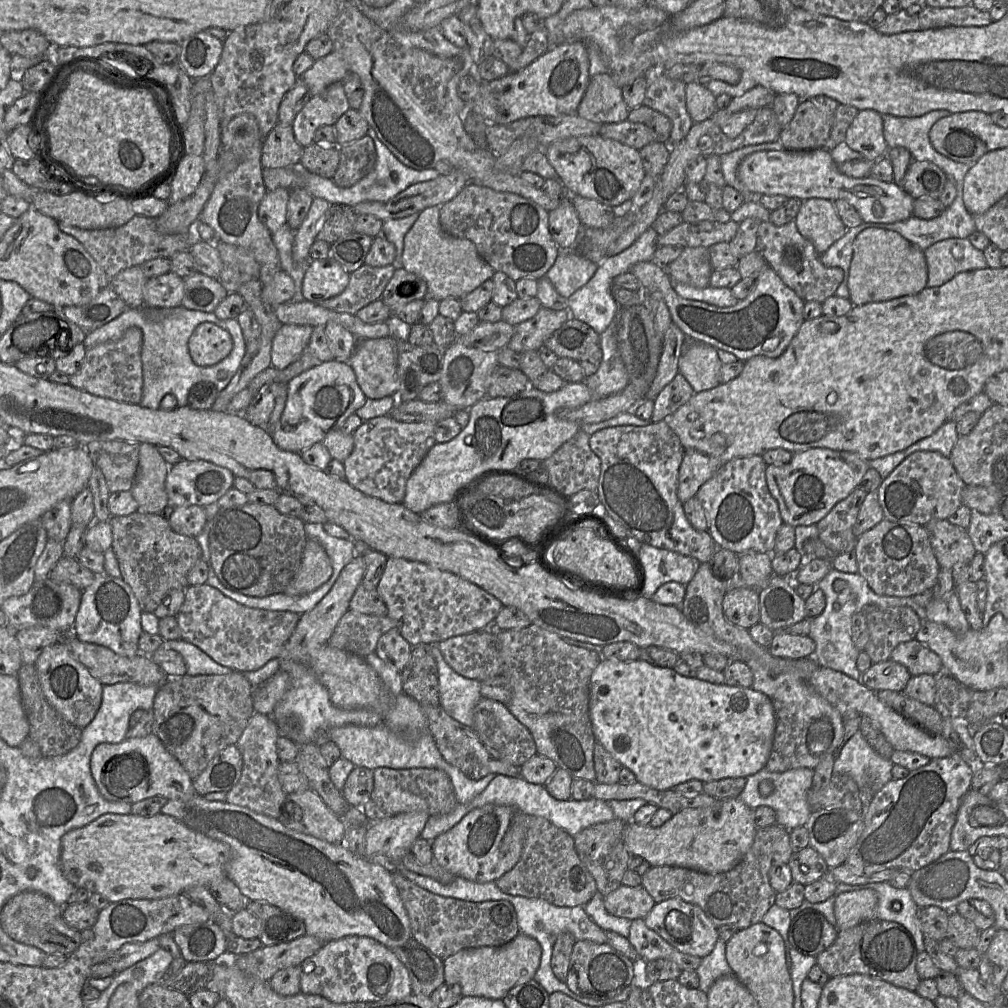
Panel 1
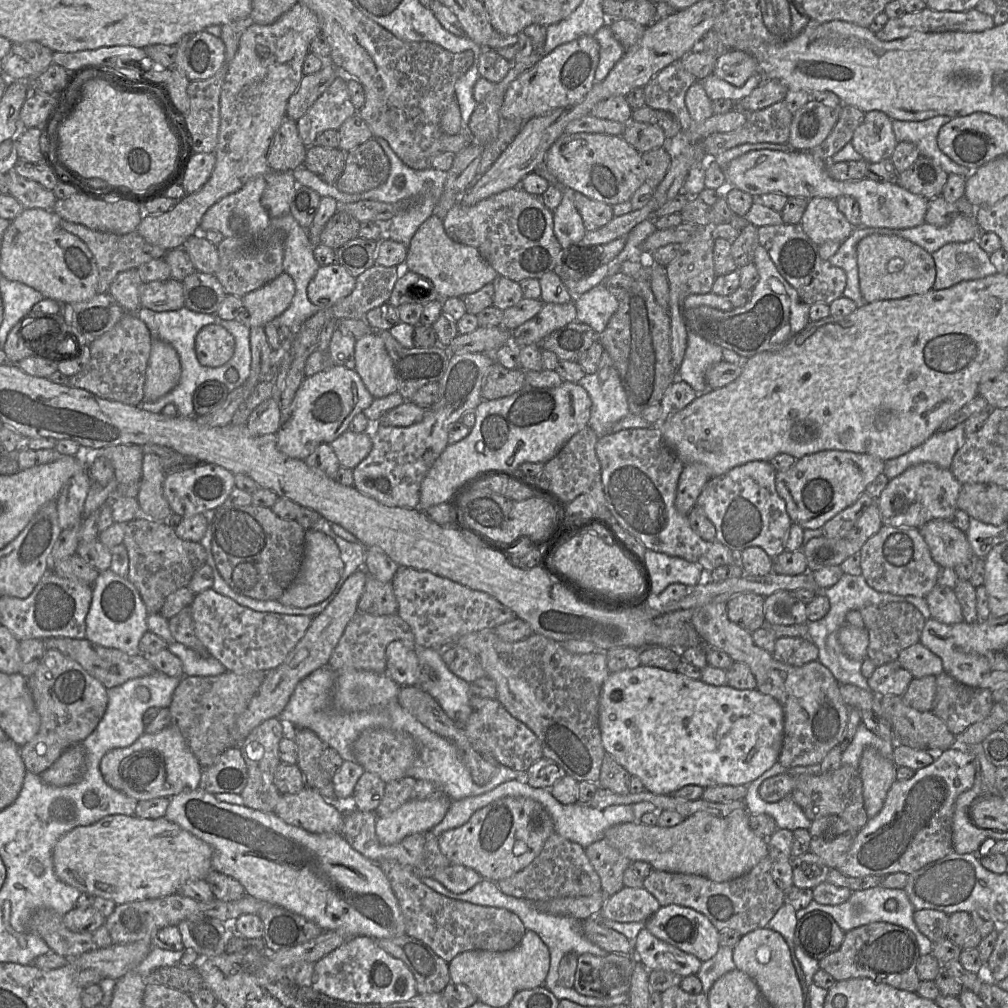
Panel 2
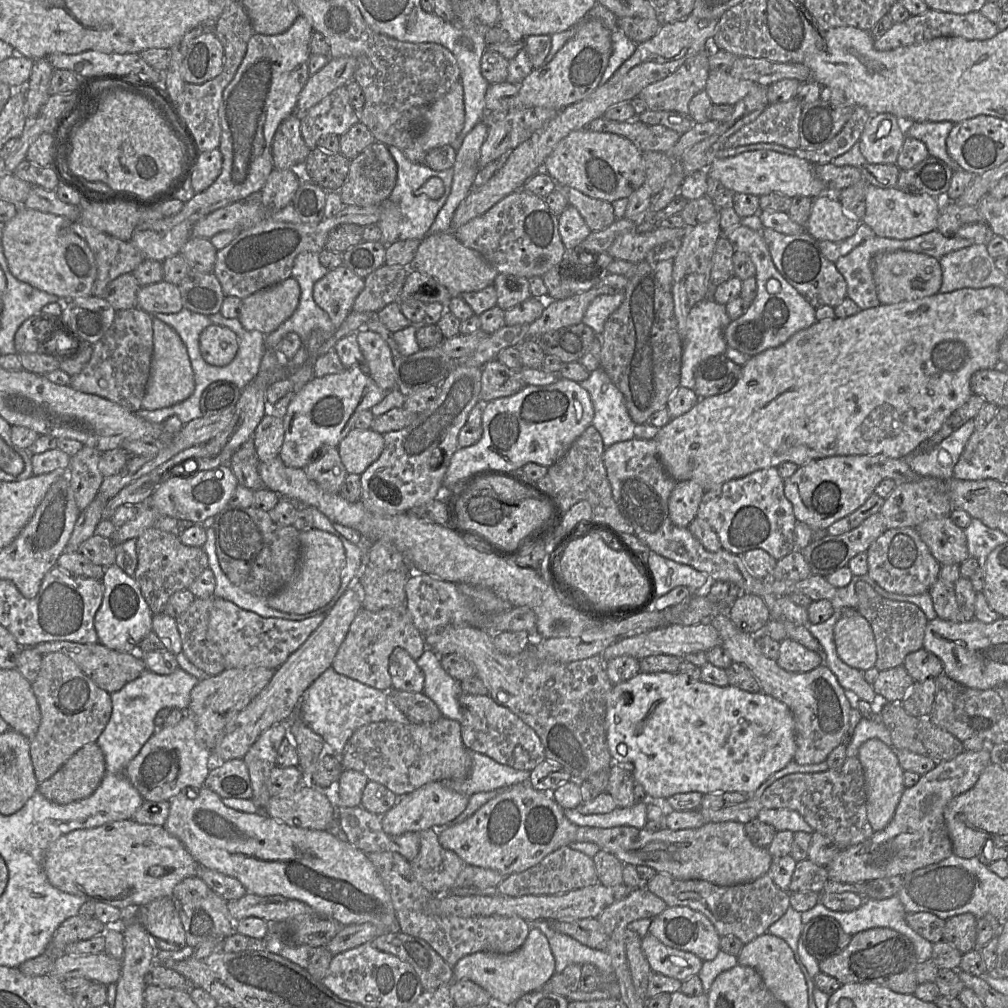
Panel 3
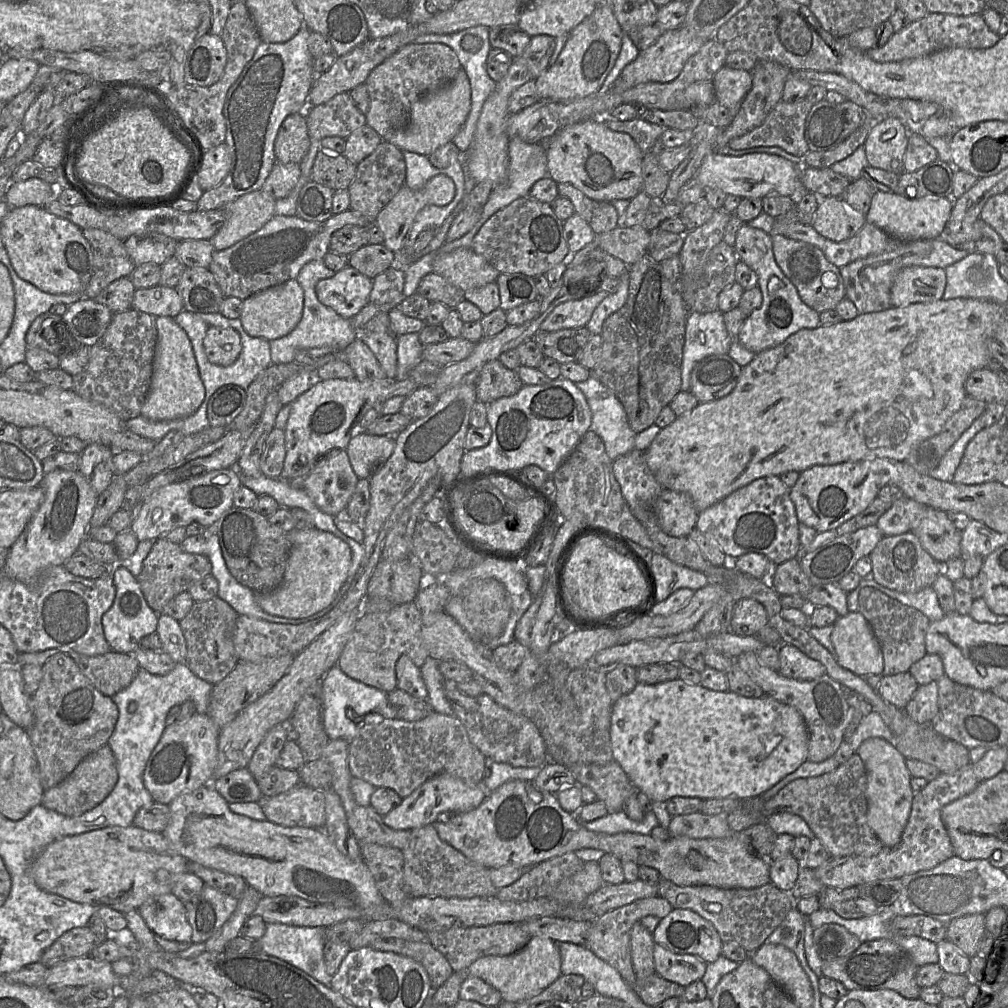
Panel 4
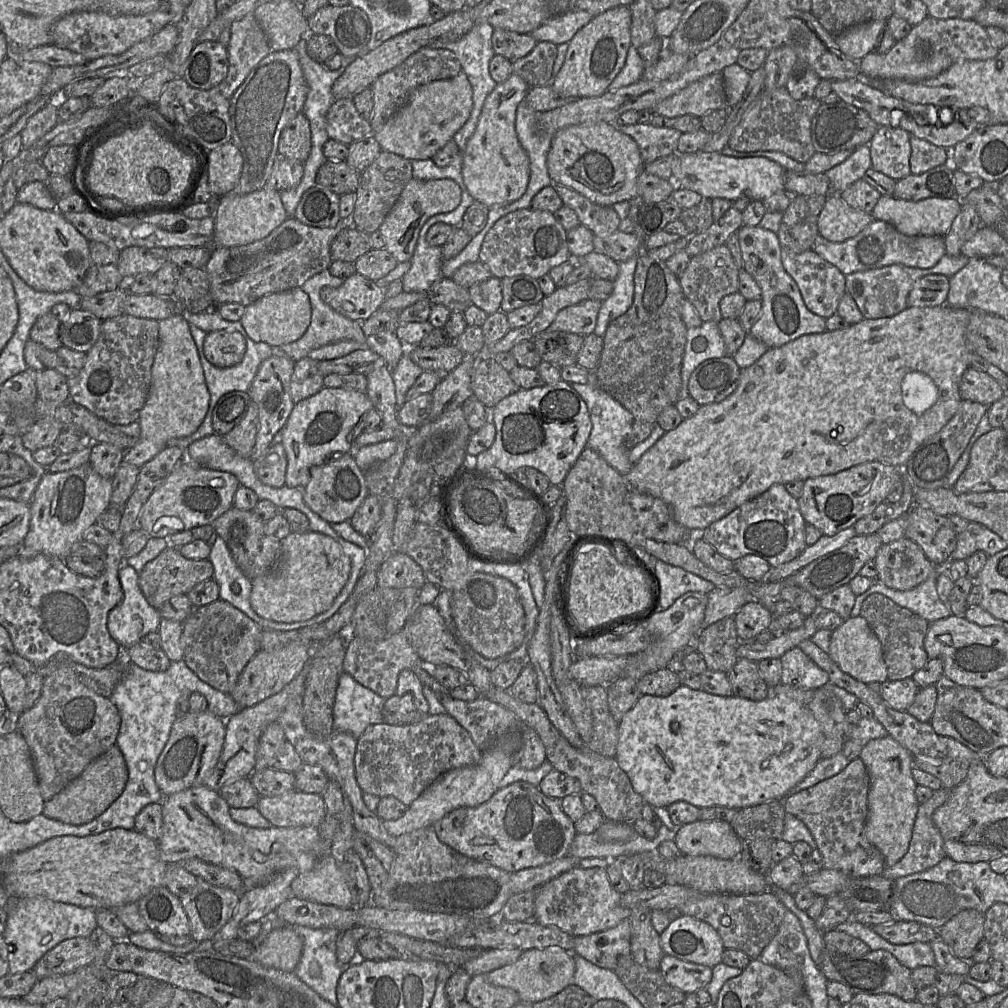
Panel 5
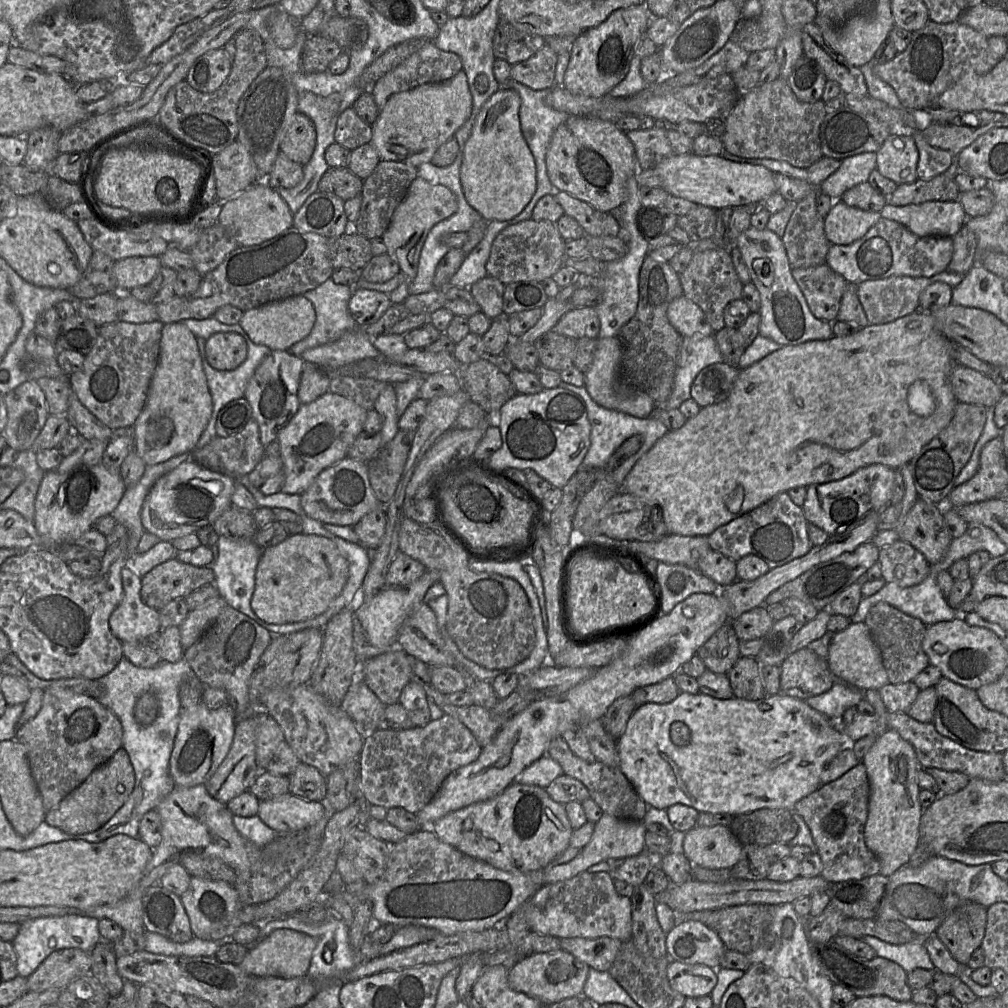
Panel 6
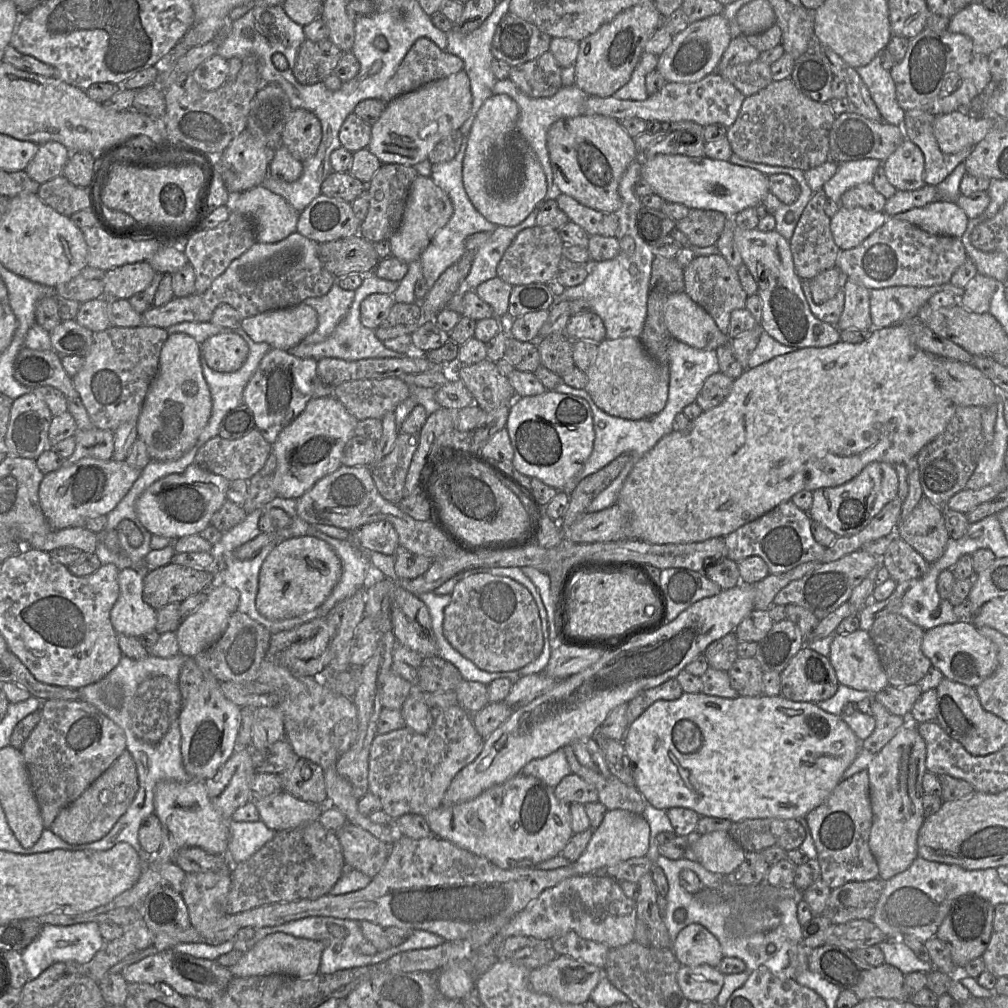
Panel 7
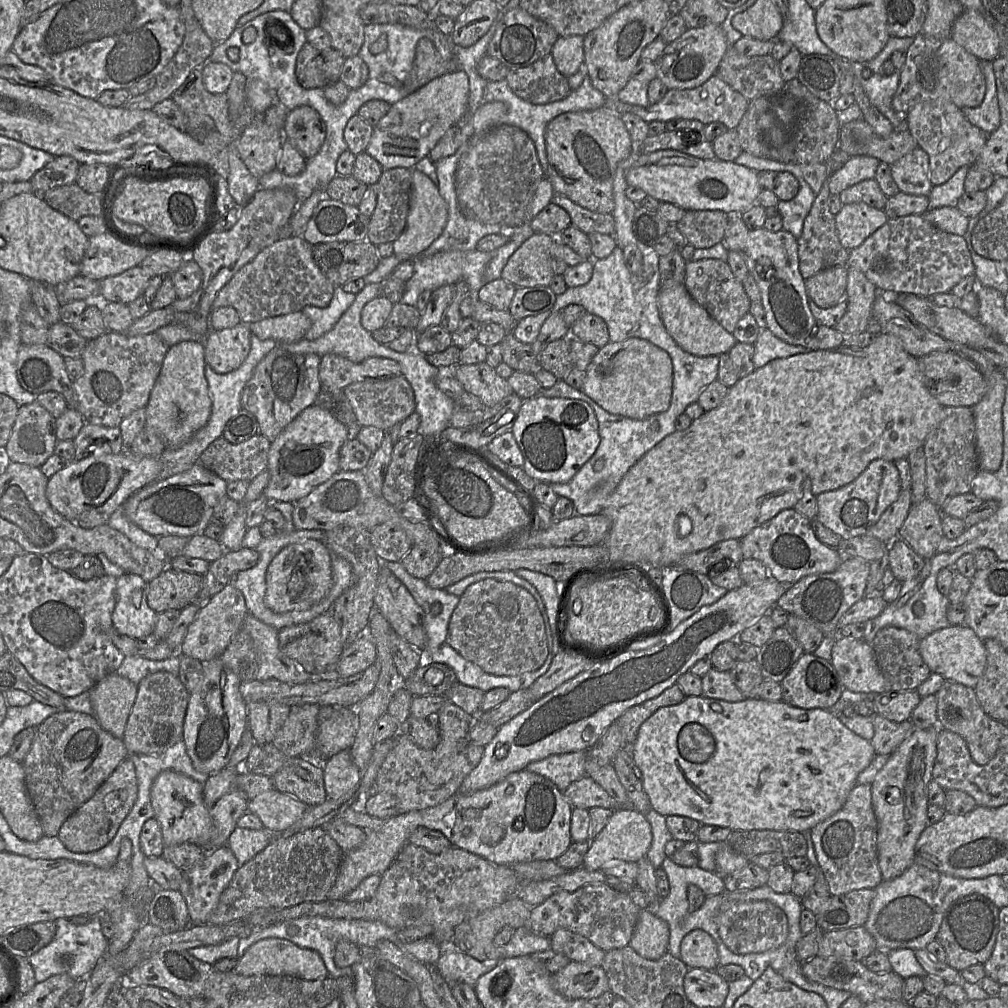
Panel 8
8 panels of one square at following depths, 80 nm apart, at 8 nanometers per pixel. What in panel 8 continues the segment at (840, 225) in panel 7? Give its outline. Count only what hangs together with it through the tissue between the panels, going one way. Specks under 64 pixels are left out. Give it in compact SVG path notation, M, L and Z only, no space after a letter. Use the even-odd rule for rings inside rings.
M863 202L845 204L835 215L837 235L844 248L860 246L870 235L888 221L883 209Z

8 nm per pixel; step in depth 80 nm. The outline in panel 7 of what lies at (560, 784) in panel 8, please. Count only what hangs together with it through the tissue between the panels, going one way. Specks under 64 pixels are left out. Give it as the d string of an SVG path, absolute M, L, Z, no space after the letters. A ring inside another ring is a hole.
M563 749L530 761L520 773L533 776L552 788L556 787L565 776L572 774Z

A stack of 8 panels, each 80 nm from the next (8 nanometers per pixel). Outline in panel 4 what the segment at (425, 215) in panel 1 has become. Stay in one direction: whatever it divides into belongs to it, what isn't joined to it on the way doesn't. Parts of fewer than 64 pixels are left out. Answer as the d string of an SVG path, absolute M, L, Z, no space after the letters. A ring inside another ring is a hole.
M471 248L436 253L432 272L464 292L495 282L500 274L483 256Z

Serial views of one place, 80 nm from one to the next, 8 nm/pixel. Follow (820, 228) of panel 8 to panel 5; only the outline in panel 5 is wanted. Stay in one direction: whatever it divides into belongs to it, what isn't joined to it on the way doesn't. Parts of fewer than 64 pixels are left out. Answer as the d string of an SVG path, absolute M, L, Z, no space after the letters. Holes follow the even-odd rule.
M792 196L776 233L782 249L794 253L811 250L815 238L820 235L817 217L812 216L806 201L807 196Z

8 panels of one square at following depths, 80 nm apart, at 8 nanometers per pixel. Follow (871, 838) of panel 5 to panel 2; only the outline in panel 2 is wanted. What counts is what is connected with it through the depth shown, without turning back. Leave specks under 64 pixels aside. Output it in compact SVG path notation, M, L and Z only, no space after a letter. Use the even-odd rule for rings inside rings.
M866 747L861 755L859 773L862 781L864 808L868 819L882 809L887 792L896 778L897 766L874 747Z

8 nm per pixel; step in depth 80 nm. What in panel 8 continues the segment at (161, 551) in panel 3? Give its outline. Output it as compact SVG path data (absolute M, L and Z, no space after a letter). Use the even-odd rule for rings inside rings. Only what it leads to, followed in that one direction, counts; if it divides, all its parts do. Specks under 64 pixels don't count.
M168 566L161 574L147 584L148 606L157 614L166 610L180 611L188 604L194 602L201 592L204 575L179 571Z

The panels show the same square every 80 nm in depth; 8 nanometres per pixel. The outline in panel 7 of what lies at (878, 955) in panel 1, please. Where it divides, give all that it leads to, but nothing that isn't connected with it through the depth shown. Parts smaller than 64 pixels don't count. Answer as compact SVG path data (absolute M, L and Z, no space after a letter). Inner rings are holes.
M825 944L809 952L809 969L819 974L823 979L838 986L841 990L853 992L860 1001L872 998L908 1001L909 996L905 987L905 975L895 966L884 963L881 966L871 966L858 959L853 951L844 947Z

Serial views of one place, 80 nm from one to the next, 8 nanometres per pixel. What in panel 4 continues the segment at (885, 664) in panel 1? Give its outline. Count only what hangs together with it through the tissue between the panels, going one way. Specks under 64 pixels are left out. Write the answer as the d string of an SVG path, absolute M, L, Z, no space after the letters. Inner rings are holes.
M903 672L895 675L882 675L877 691L885 701L899 709L904 709L918 686L919 684L910 672Z

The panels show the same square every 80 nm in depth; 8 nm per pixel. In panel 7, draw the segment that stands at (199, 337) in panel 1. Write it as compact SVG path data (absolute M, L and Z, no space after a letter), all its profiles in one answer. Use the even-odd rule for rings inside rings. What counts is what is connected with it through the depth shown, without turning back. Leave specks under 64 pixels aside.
M235 332L216 334L201 345L207 365L221 373L238 370L249 354L247 342Z

